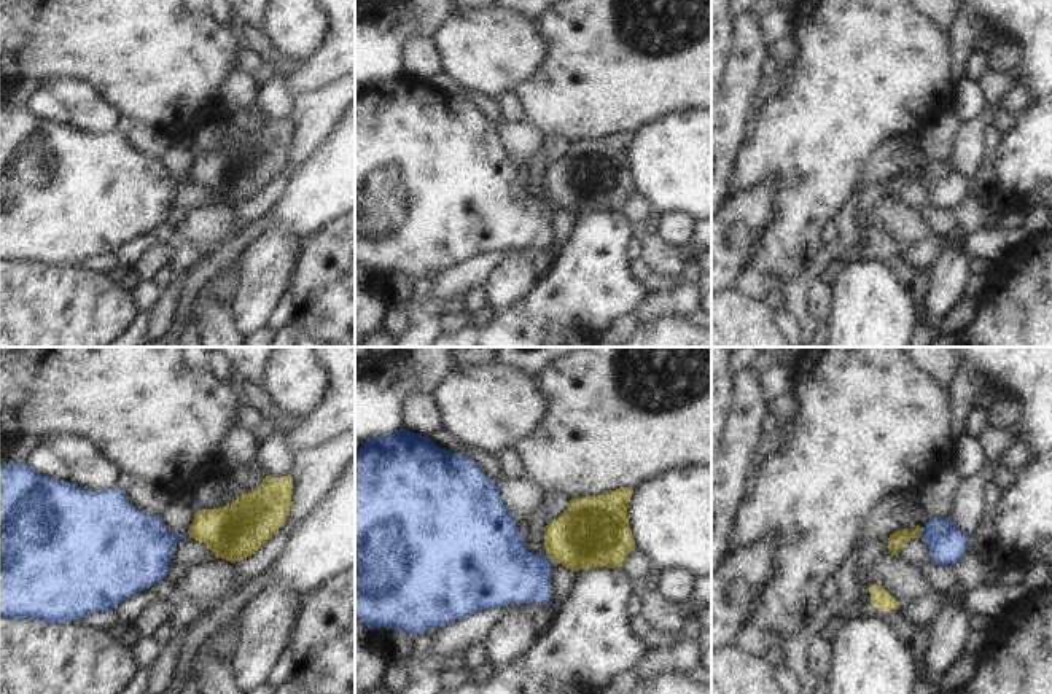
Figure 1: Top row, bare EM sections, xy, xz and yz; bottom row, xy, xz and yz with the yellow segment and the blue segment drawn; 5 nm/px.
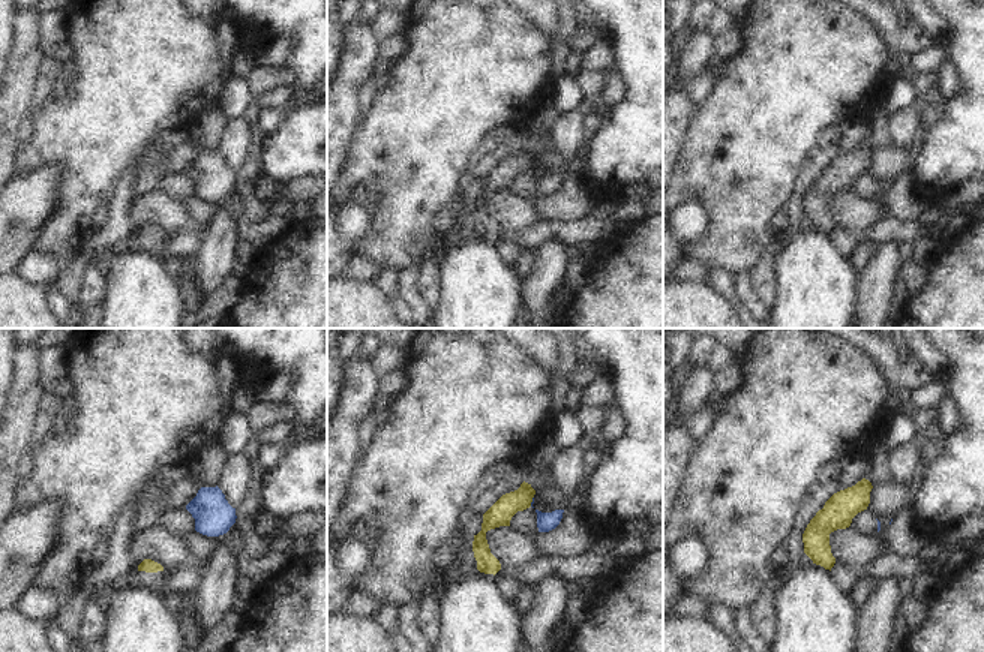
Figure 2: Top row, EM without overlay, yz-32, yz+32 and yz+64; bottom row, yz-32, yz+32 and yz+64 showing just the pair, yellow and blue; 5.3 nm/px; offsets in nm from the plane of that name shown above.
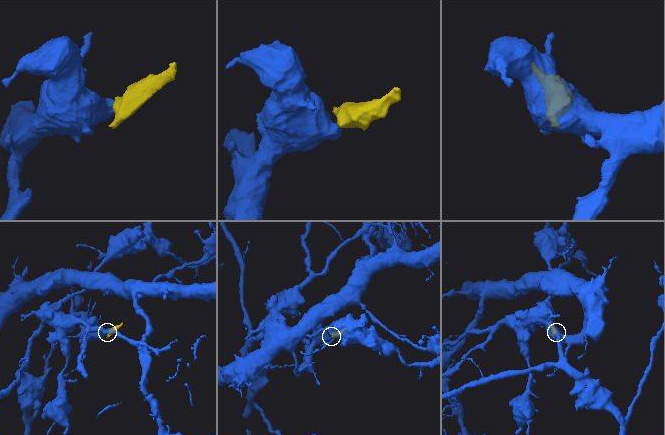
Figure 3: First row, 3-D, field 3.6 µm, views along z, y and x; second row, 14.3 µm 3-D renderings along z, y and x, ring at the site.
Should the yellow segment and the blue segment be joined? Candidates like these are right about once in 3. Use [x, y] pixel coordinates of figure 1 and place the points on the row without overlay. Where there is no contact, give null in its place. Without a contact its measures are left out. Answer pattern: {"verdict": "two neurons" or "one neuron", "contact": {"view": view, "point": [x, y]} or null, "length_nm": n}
{"verdict": "two neurons", "contact": {"view": "yz", "point": [922, 174]}, "length_nm": 60}

